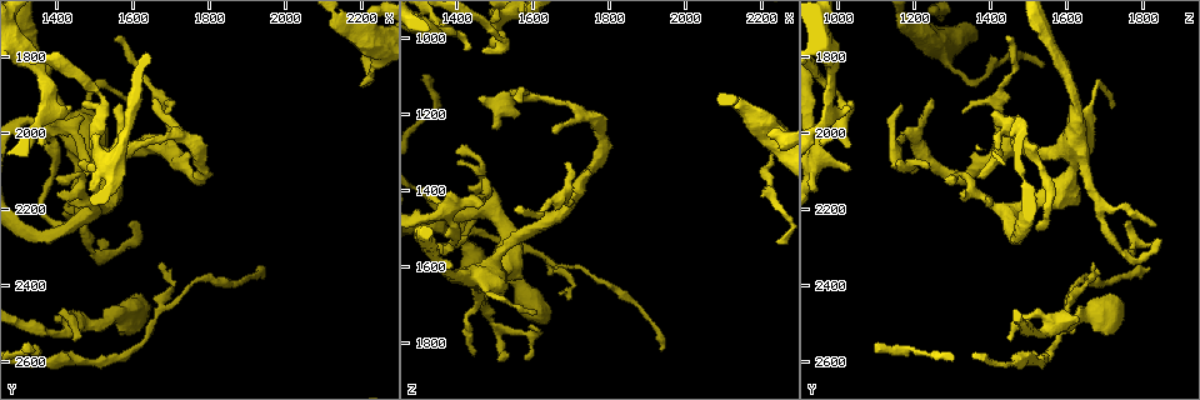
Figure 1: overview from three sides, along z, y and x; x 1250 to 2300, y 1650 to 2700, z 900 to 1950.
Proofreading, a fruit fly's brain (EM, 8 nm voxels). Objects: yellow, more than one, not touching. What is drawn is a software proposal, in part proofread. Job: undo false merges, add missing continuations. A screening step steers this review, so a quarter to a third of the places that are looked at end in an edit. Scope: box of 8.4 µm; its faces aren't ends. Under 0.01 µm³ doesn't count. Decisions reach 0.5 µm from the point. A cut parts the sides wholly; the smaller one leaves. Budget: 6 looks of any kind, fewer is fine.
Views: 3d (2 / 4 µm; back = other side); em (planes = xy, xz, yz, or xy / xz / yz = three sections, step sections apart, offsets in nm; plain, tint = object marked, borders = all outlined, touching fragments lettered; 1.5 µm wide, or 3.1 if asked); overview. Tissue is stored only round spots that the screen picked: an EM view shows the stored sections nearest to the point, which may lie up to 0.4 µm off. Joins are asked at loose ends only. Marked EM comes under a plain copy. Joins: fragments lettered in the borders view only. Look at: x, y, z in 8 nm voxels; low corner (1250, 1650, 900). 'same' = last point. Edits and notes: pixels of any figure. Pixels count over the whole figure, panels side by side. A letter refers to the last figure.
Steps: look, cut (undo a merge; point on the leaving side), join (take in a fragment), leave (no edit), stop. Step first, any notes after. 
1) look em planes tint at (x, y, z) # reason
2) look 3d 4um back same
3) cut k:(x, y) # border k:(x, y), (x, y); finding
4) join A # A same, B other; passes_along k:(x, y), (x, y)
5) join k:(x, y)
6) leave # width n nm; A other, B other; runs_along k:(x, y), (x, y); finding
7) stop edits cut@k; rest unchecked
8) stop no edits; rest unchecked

look 3d 4um at (2230, 1820, 1535) # tapers out

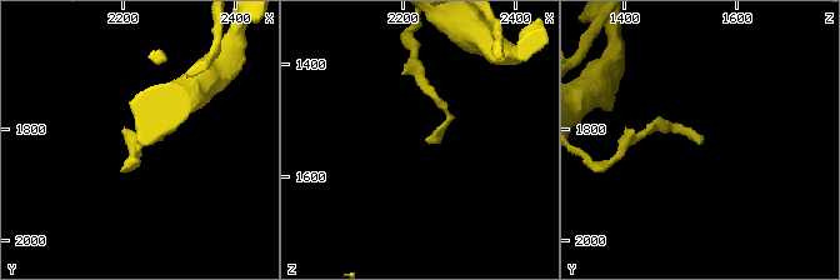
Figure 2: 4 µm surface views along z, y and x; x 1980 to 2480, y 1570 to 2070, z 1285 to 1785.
look em yz step 8 tint at (2235, 1820, 1530)

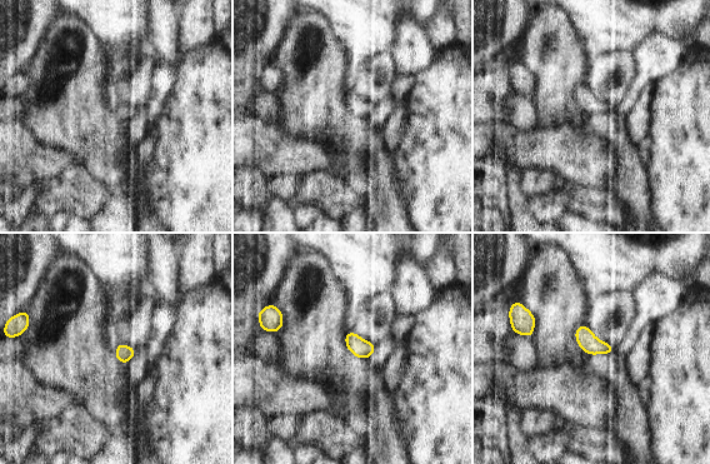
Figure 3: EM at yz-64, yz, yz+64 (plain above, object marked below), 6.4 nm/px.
look em planes borders same

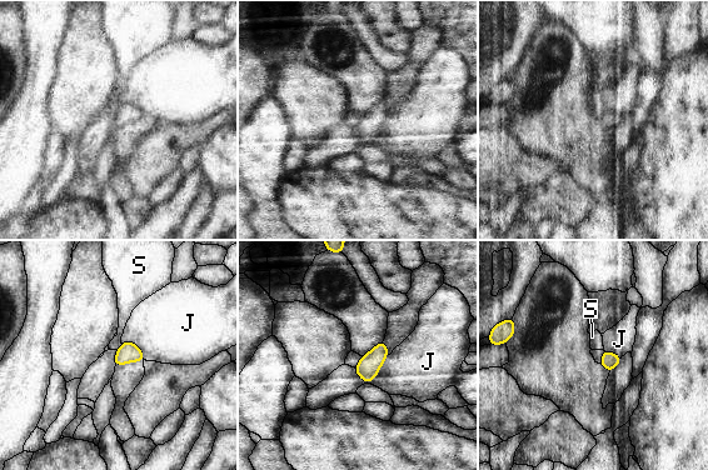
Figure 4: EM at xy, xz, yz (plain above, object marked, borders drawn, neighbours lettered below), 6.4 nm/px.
leave # J other, S other; border 4:(388, 355), (369, 381), (353, 369); none of them fits

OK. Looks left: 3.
look 3d 2um at (2225, 1845, 1315) # thick turns thin

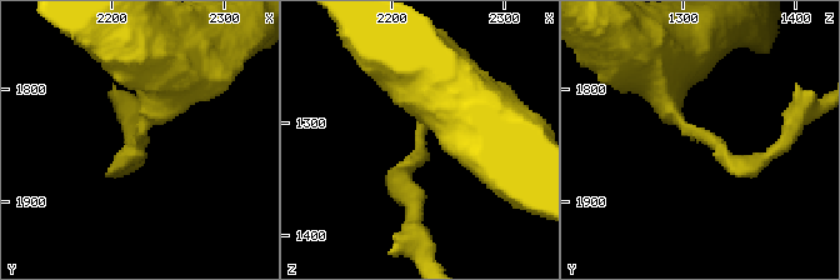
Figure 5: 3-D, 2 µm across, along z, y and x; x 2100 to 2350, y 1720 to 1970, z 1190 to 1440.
look em planes borders at (2226, 1840, 1318)

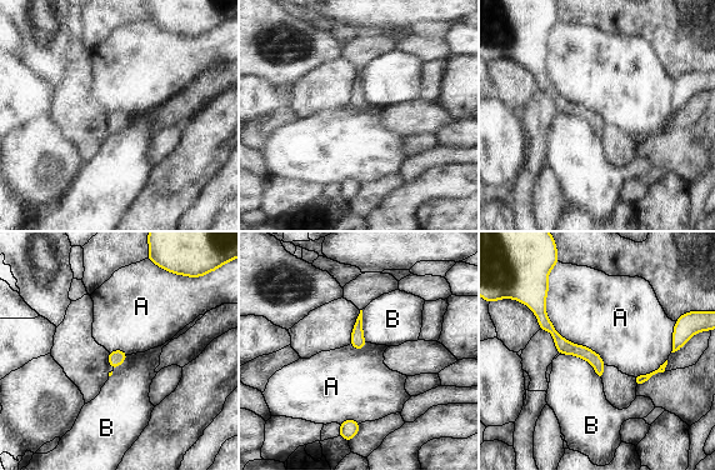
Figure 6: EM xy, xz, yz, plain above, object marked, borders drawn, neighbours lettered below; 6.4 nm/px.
leave # width 90 nm; A other, B other; border 6:(564, 354), (585, 359), (601, 380); all the same neuron

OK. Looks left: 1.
look em planes borders at (1395, 2500, 1635) # free end

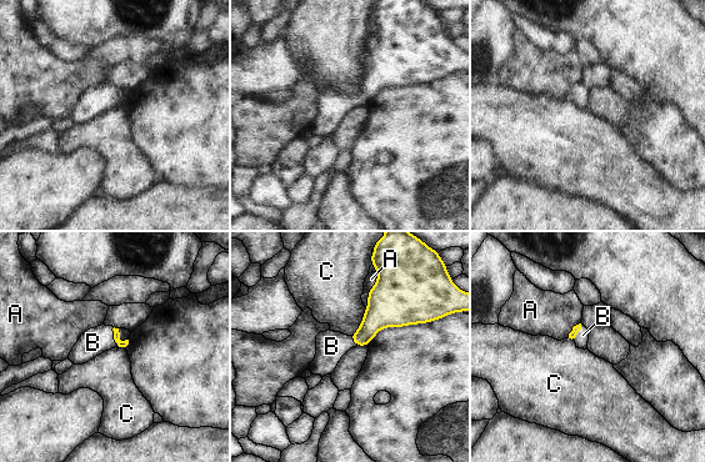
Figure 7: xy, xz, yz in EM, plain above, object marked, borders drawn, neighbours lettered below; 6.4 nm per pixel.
join 7:(93, 342) # A other, B same, C other; passes_along 7:(116, 335), (114, 336), (93, 342); the neuron continues

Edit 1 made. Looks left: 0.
stop edits join@7; rest unchecked

